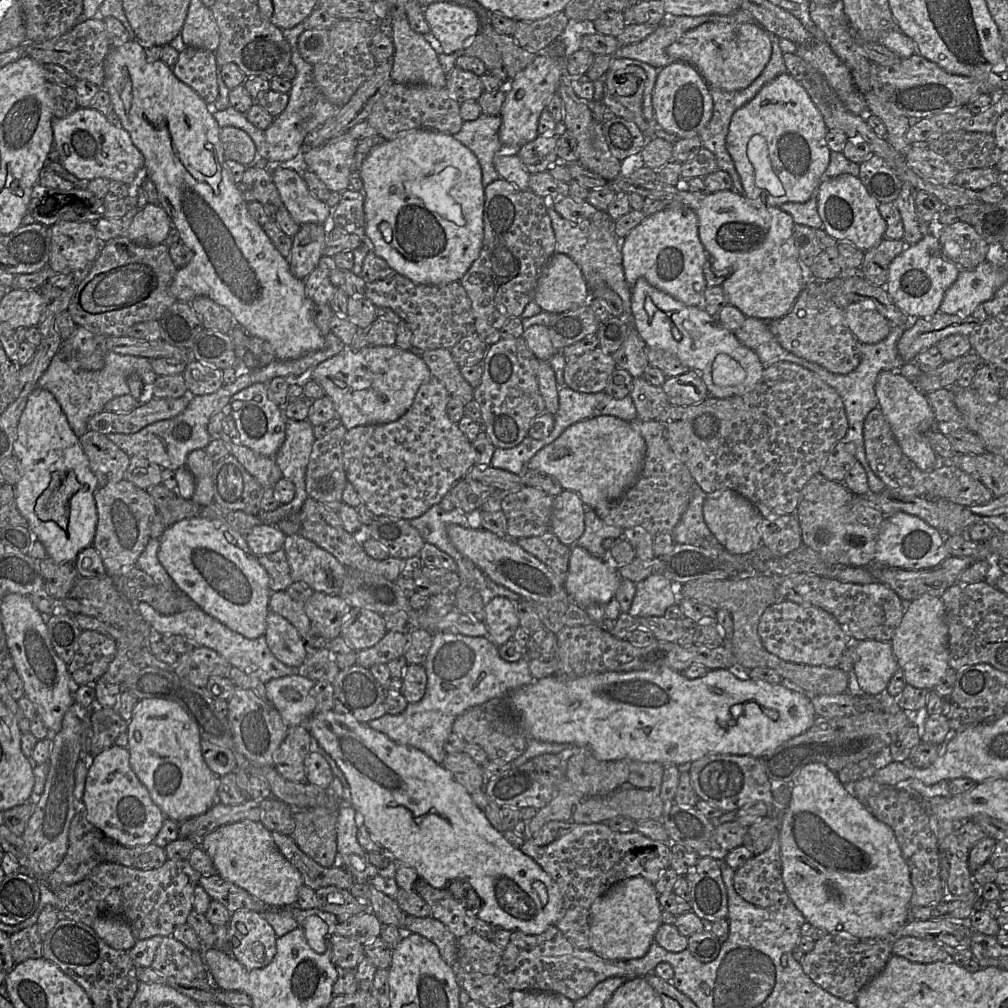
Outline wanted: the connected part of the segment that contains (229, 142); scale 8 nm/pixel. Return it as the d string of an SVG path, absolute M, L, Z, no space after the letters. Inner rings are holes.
M232 126L221 128L220 140L226 160L231 159L247 167L256 158L253 140L240 128Z

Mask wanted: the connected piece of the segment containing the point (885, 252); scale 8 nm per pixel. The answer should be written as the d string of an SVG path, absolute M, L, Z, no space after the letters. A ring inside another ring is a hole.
M882 239L875 247L865 251L860 274L875 286L885 287L890 263L907 247L902 240Z

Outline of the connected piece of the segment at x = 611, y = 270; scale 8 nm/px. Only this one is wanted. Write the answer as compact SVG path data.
M551 206L548 208L548 215L551 219L554 231L556 246L555 253L568 255L580 267L586 281L588 273L599 273L604 281L621 298L624 312L621 319L628 325L633 325L631 312L631 288L628 285L623 269L622 240L615 233L615 221L606 211L598 210L591 220L573 222L563 218Z

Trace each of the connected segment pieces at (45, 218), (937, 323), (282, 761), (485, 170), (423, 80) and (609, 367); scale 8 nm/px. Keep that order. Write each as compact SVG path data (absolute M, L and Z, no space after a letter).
M36 184L31 193L28 213L37 223L47 227L60 221L95 223L104 217L103 198L86 188L61 191Z
M939 310L932 315L913 318L897 343L897 350L904 363L914 361L923 350L936 345L941 339L960 334L969 336L983 321L975 317L975 311L965 317L949 315Z
M306 725L288 727L285 739L274 753L274 768L290 781L306 782L304 759L316 743Z
M481 114L473 121L464 121L454 138L469 148L476 156L481 170L482 183L486 187L500 178L494 158L504 146L499 138L500 115Z
M397 8L391 14L390 37L394 44L391 78L399 84L425 84L445 88L446 74L439 63L436 51L420 33L413 31L407 21L405 8Z
M600 347L578 356L571 356L565 364L565 385L584 393L604 391L616 367L613 356Z

